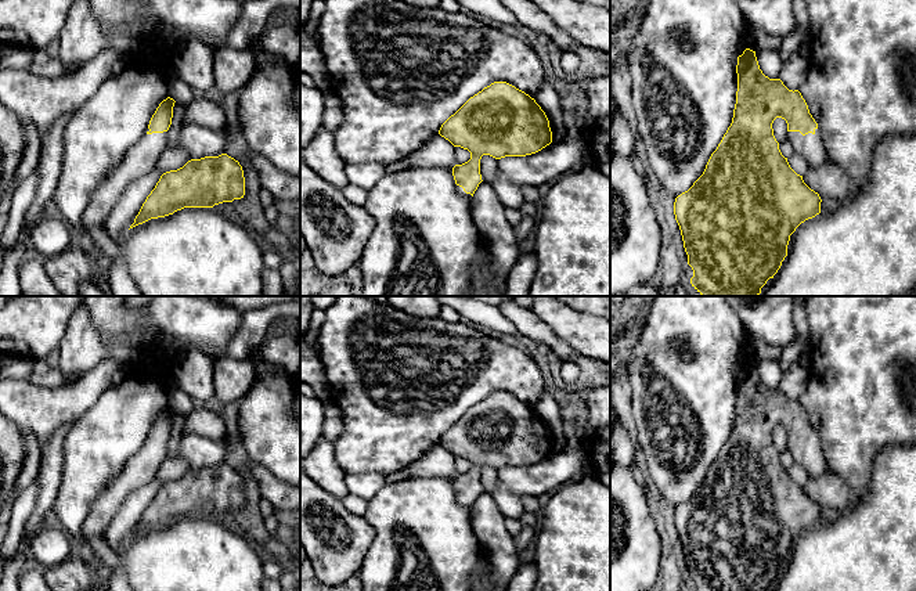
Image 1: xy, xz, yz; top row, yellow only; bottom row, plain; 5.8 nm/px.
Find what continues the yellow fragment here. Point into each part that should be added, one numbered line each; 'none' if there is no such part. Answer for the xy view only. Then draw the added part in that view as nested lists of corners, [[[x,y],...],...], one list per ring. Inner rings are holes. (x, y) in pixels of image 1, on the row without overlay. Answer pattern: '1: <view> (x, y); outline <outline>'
1: xy (140, 469); outline [[[167,442],[148,443],[126,462],[123,472],[100,494],[82,527],[83,541],[102,536],[102,531],[129,494],[155,479],[158,468],[167,457]]]

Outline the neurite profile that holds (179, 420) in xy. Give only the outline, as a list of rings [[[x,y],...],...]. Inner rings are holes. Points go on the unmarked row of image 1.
[[[174,412],[173,417],[173,428],[172,428],[172,435],[167,440],[167,455],[169,457],[178,457],[178,450],[180,450],[180,444],[183,440],[183,430],[185,426],[185,415],[181,412]]]

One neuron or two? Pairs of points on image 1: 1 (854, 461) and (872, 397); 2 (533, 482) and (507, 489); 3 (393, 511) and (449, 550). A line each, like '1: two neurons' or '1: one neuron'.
1: one neuron
2: one neuron
3: one neuron

